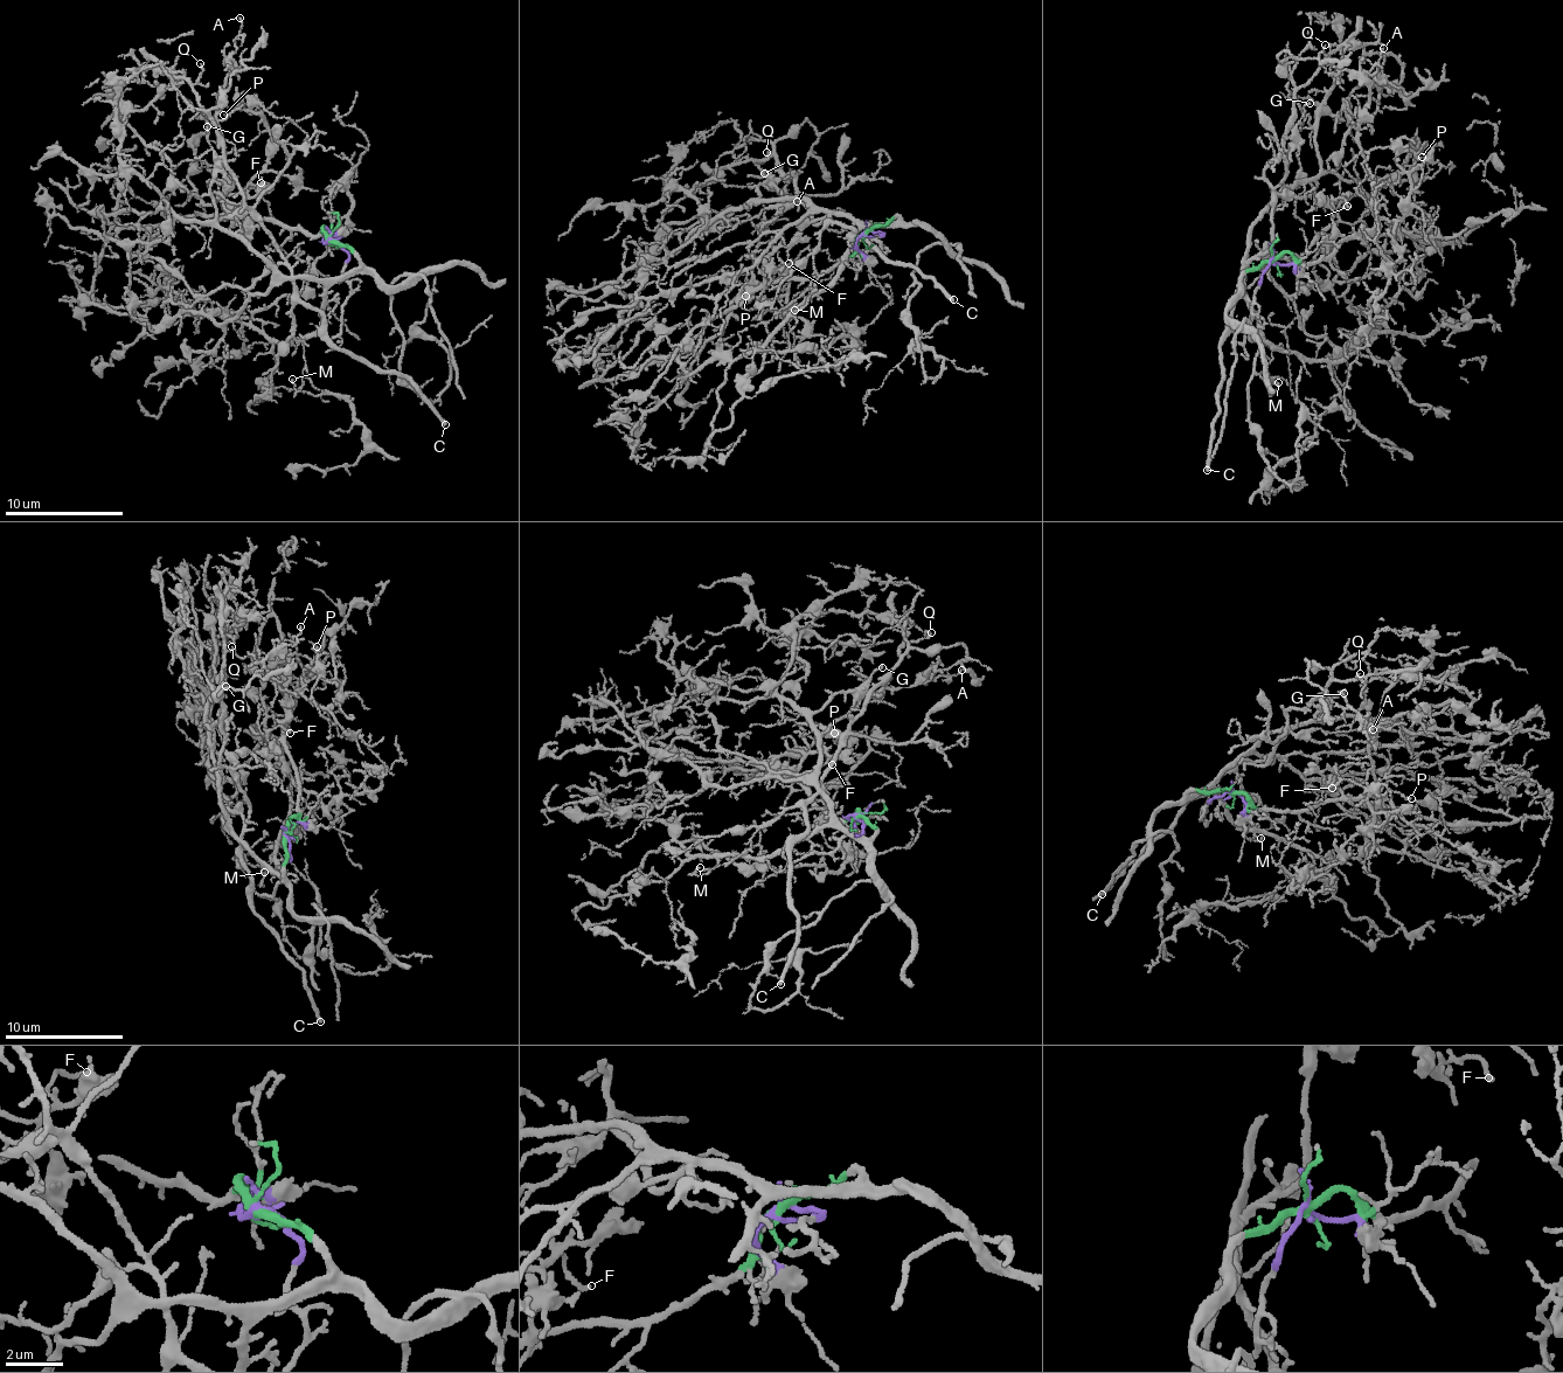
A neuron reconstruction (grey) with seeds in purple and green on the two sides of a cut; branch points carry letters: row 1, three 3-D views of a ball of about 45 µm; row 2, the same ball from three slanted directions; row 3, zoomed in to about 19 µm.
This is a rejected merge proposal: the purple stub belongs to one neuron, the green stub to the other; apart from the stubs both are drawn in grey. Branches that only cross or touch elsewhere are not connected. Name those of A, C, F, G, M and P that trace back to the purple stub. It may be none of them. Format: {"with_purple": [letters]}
{"with_purple": ["C", "M"]}

